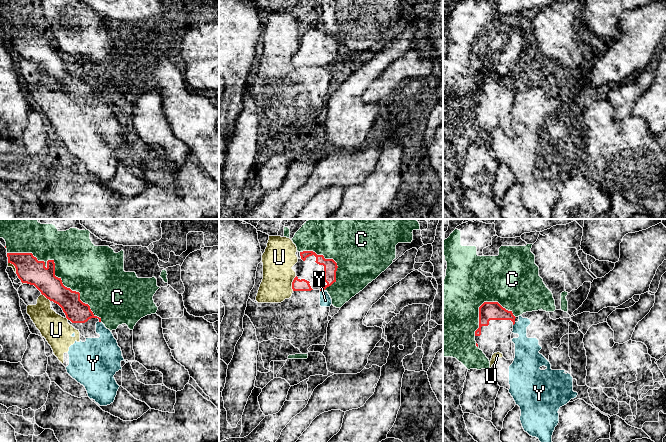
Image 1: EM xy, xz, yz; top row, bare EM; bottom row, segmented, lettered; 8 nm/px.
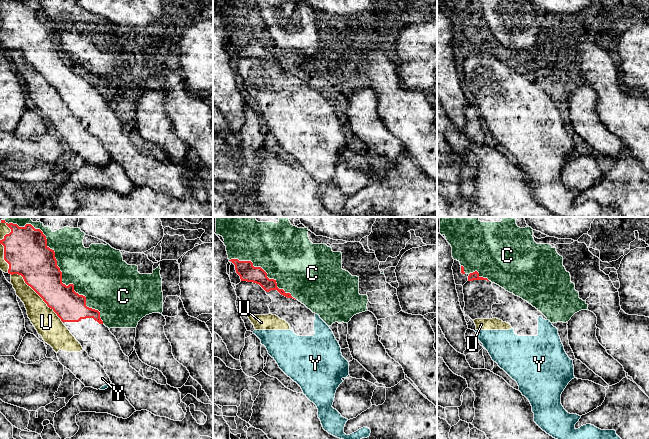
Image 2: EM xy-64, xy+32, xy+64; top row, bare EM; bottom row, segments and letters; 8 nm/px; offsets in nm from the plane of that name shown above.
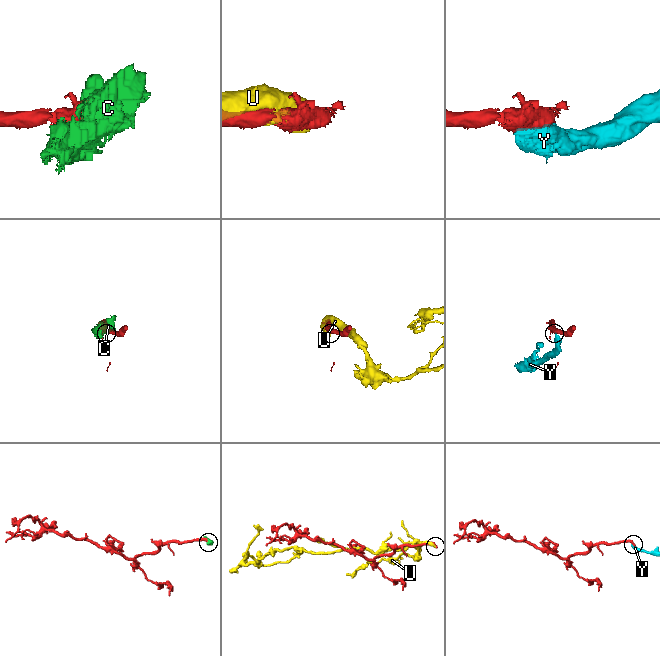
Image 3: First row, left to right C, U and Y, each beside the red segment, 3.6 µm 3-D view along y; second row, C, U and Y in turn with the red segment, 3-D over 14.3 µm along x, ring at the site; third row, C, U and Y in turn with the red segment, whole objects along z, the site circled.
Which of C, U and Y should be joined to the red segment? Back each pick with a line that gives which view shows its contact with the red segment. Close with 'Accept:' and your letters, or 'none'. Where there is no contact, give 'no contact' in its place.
Accept: none

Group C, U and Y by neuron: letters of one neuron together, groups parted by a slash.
C / U Y

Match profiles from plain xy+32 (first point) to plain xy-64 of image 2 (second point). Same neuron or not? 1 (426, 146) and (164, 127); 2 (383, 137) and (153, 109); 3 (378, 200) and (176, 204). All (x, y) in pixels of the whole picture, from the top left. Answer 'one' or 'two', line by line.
1: two
2: one
3: one

